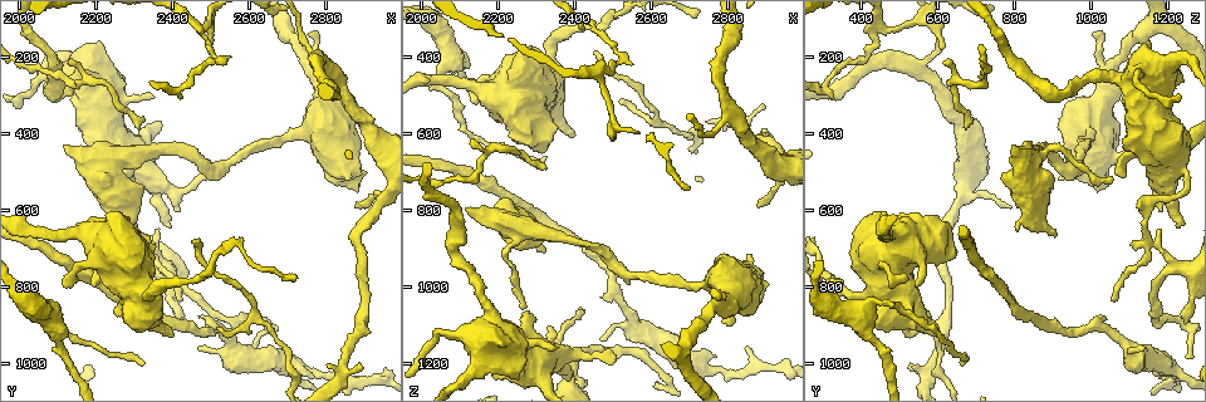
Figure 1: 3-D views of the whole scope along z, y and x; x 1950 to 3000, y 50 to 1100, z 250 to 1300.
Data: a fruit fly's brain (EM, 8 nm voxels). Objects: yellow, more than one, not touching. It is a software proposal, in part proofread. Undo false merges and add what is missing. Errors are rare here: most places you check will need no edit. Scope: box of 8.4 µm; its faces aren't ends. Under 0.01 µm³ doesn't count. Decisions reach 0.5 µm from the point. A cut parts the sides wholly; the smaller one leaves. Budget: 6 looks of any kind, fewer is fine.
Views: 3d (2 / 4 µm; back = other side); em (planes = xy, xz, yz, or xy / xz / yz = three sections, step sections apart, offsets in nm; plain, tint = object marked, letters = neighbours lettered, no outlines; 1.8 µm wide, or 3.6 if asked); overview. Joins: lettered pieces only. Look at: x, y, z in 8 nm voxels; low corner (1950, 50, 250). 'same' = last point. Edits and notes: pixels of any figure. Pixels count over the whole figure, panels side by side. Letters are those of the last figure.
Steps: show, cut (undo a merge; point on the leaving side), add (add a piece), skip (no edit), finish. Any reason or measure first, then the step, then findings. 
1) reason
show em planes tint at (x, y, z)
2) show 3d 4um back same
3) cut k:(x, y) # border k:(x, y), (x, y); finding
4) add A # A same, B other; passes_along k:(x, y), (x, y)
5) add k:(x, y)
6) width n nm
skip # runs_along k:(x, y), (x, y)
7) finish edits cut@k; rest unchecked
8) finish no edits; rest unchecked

abrupt turn
show em planes letters at (2640, 890, 1240)

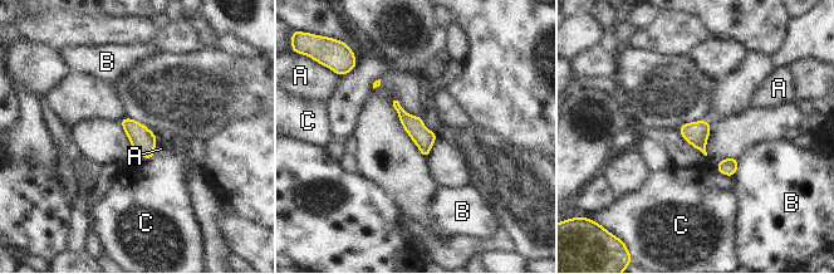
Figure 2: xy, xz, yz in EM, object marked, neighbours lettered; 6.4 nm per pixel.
skip # A other, B other, C other; border 2:(157, 141), (153, 153); continuous, no second neuron

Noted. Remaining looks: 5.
free end
show em planes letters at (2150, 775, 525)

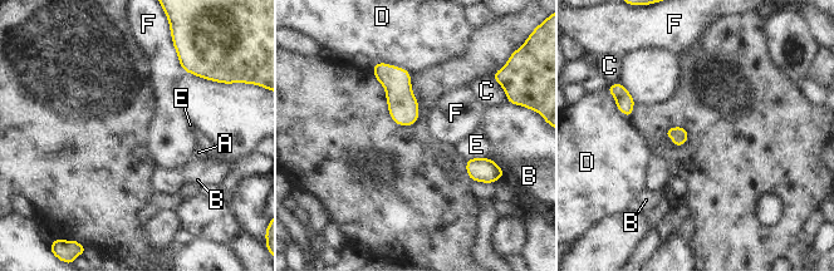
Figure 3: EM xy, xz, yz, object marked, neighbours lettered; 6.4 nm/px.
width 110 nm
skip # A other, B other, C other, D other, E other, F other; border 3:(176, 55), (184, 70); no lettered piece goes on from it

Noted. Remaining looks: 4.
thin end
show 3d 4um at (2490, 170, 605)

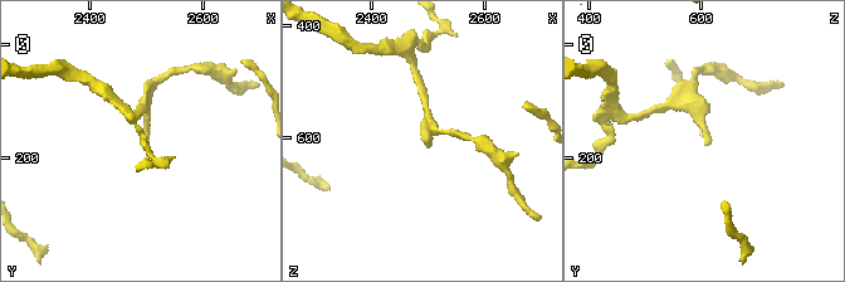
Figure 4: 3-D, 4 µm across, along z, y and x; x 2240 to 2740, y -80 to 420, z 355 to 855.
shape alone is not enough
show em xz step 8 tint at (2490, 175, 615)

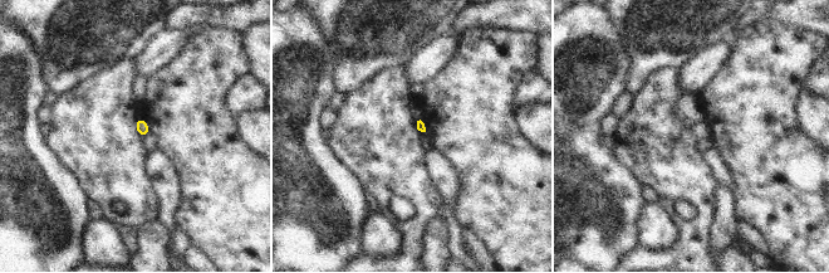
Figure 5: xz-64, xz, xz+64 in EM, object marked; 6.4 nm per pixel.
show em xz step 8 letters same

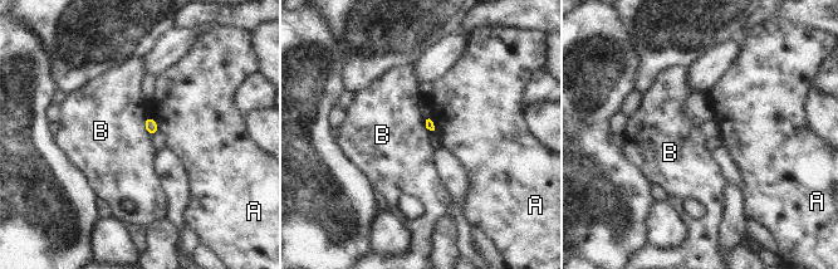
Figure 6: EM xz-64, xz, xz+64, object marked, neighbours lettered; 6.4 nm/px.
skip # A other, B other; border 6:(146, 116), (145, 130), (151, 135); no lettered piece goes on from it

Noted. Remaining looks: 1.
finish no edits; rest unchecked

